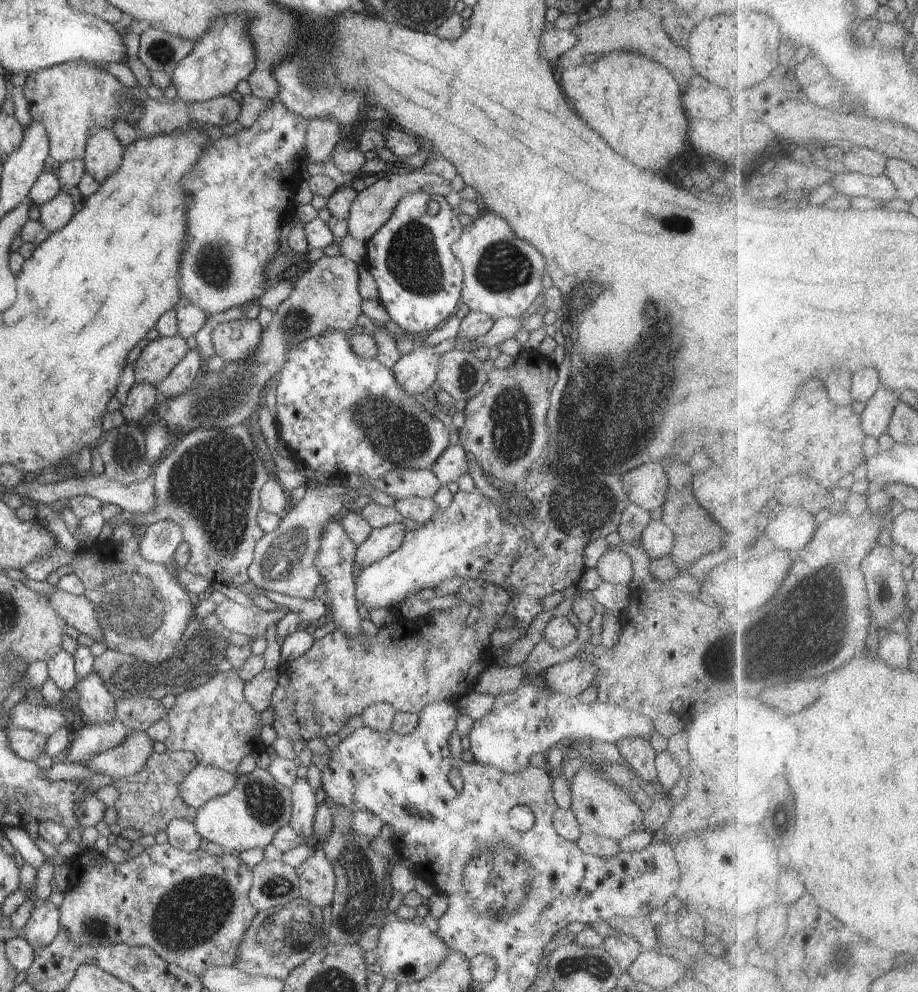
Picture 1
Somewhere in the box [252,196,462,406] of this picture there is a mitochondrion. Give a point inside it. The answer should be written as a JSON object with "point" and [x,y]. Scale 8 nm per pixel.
{"point":[413,263]}

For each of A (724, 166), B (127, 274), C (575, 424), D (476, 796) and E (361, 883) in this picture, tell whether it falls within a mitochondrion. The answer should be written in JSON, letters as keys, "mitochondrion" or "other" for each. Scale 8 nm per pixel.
{"A":"other","B":"other","C":"mitochondrion","D":"other","E":"mitochondrion"}

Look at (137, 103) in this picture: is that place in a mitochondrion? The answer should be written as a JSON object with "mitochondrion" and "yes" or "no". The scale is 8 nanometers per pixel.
{"mitochondrion":"no"}

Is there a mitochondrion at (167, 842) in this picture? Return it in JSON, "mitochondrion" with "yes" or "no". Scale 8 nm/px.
{"mitochondrion":"no"}

